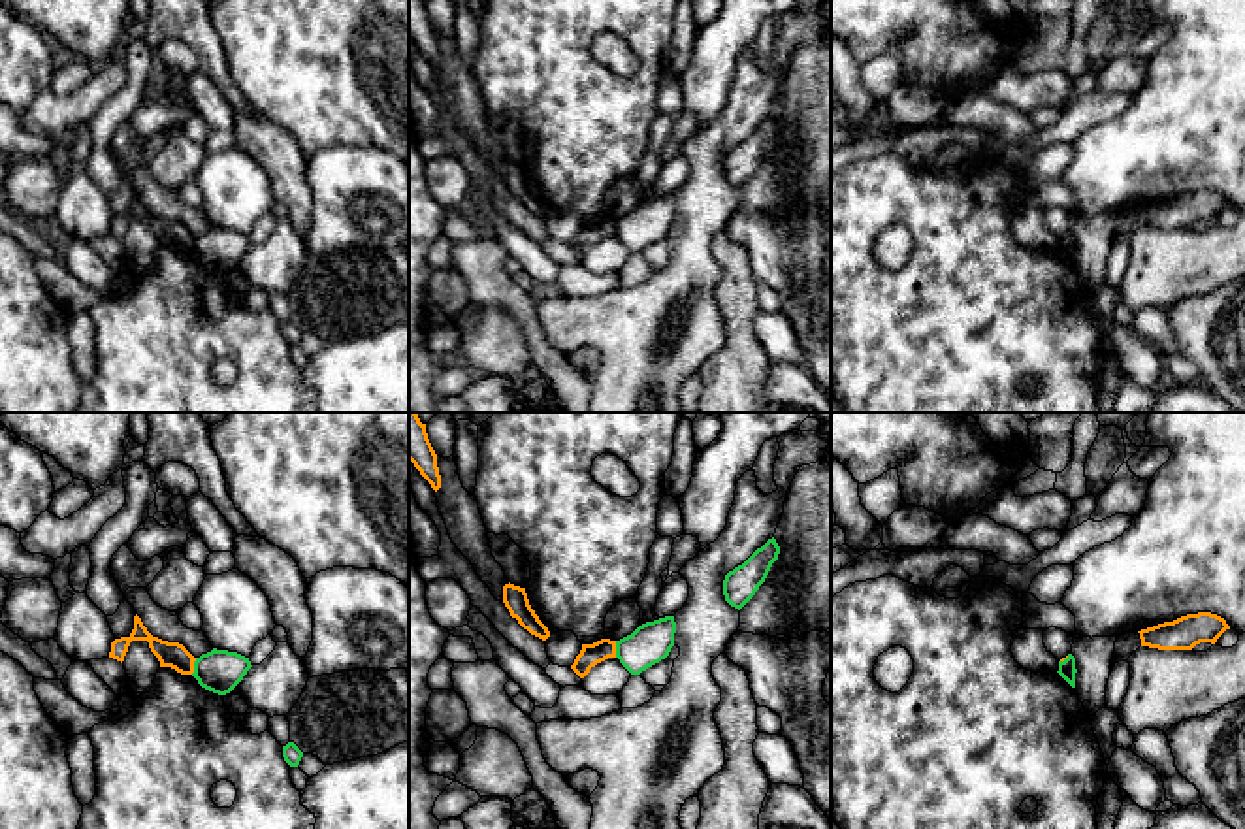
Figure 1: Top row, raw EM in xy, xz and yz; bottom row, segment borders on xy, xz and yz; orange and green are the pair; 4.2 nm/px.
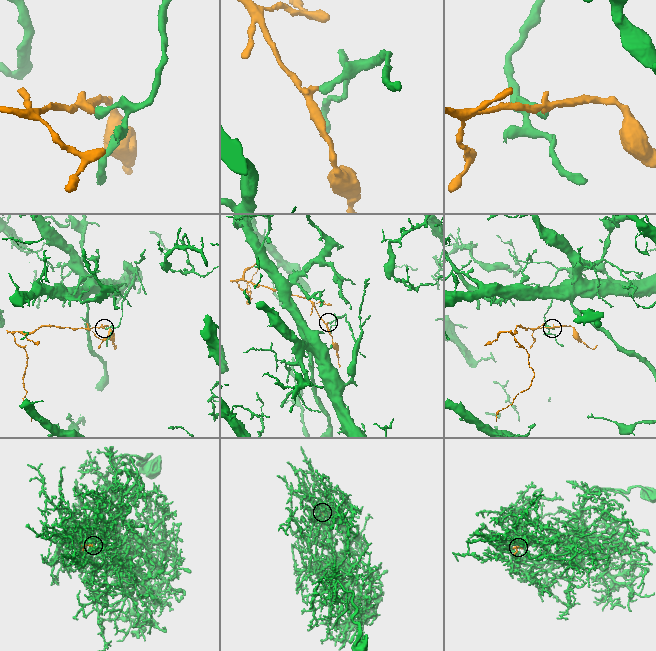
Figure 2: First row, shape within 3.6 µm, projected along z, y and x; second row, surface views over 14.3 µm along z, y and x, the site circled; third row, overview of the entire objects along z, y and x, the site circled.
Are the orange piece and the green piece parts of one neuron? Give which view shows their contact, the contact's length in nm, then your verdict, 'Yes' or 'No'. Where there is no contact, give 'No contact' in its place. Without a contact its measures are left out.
Touches orange in xy. Shared border 80 nm. No

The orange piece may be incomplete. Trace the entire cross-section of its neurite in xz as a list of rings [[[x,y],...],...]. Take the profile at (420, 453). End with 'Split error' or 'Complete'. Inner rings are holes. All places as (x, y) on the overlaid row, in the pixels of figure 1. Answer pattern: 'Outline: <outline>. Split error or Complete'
Outline: [[[409,413],[409,460],[437,492],[441,488],[437,454],[428,439],[426,424],[420,422],[416,413]]]. Complete

